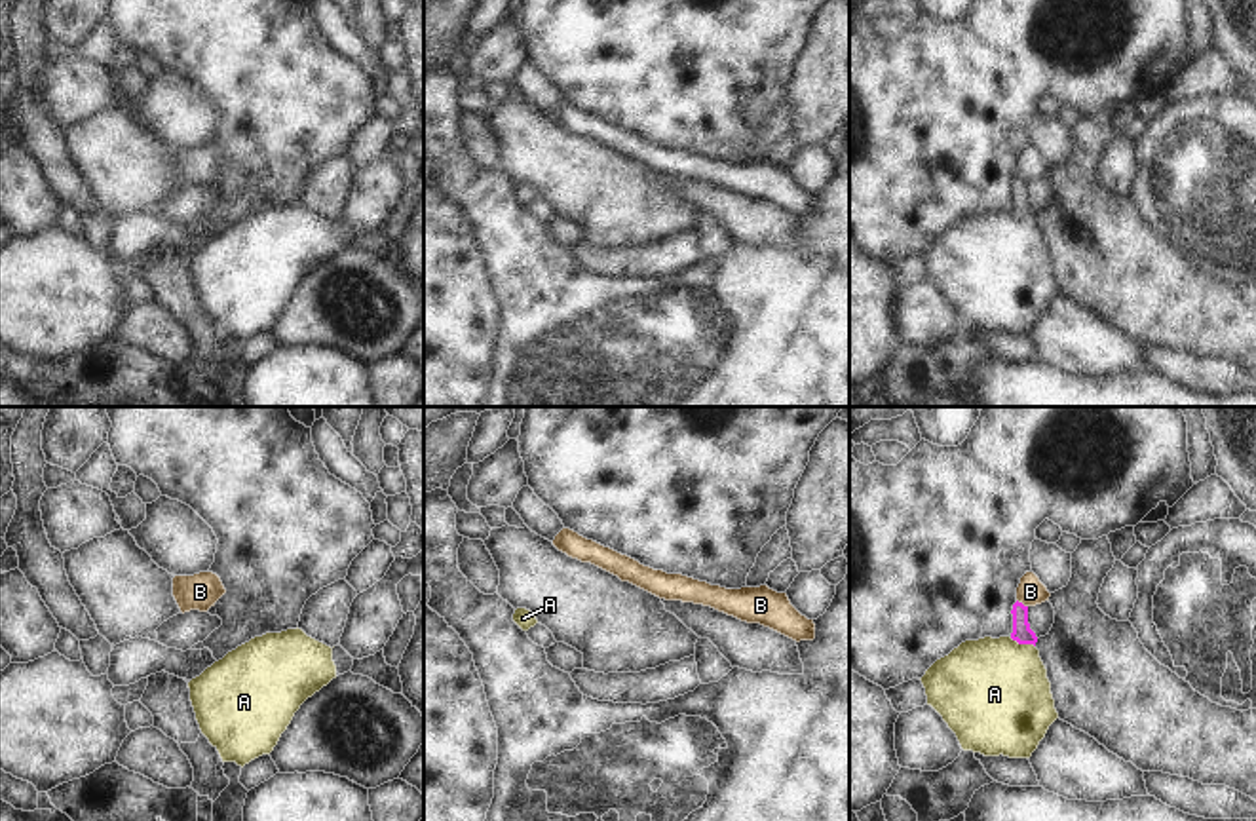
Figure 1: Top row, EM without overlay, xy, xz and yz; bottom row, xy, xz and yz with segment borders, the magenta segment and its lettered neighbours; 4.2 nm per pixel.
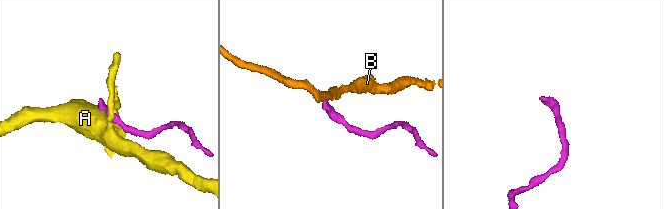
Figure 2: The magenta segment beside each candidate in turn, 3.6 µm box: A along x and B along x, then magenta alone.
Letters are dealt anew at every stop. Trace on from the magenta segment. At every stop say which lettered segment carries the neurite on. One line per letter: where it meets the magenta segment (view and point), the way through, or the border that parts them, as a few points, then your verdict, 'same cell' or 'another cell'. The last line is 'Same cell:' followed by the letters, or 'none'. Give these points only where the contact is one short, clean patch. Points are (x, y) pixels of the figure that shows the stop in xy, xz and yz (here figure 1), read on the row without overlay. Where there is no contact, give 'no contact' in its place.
A: yz (1023, 217) | along yz (1009, 211), (1034, 221) | another cell
B: yz (1021, 177) | along yz (1017, 173), (1027, 181) | another cell
Same cell: none

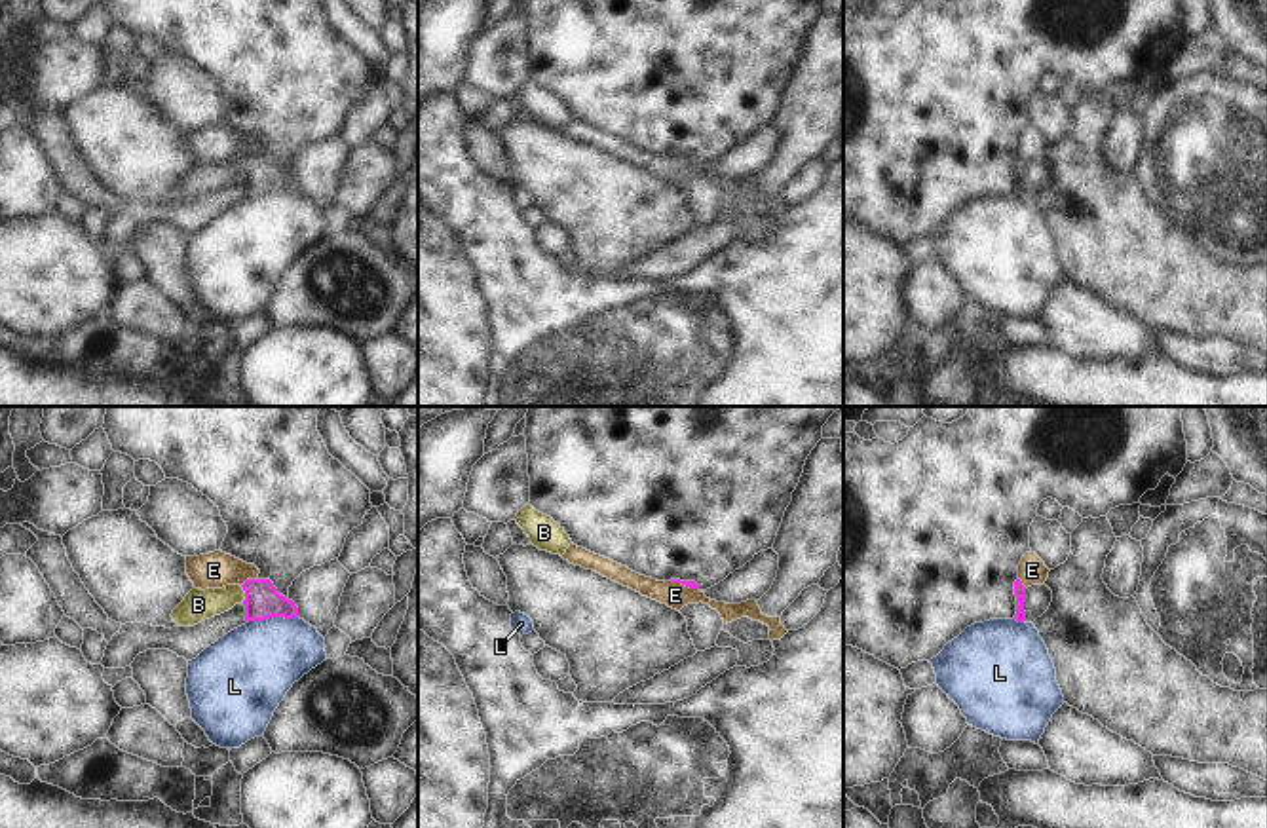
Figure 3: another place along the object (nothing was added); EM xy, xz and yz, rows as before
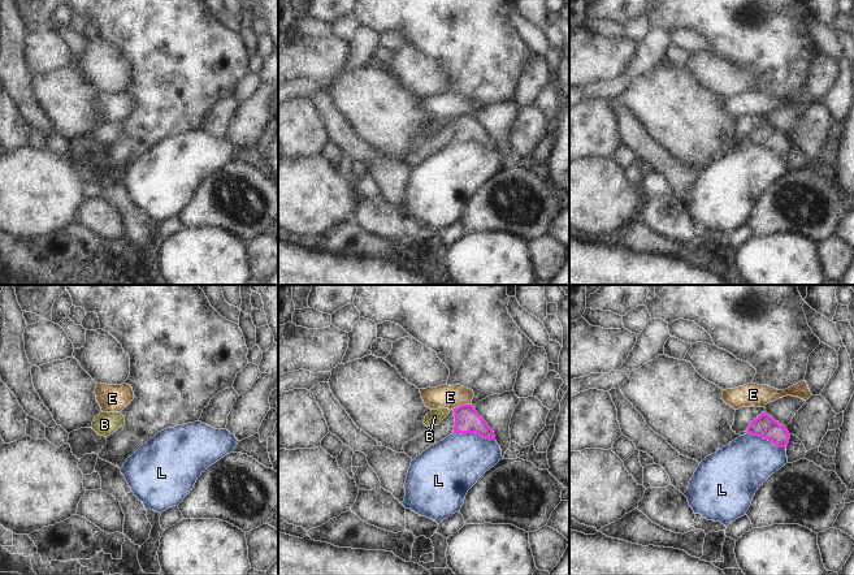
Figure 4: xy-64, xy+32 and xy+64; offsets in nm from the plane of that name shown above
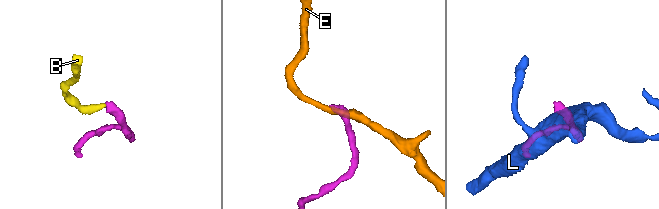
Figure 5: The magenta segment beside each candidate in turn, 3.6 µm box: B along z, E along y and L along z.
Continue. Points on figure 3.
B: xy (245, 168) | across xy (263, 175), (255, 168), (245, 168), (198, 179) | same cell
E: xy (247, 154) | along xy (255, 152), (242, 160) | another cell
L: xy (272, 190) | along xy (297, 190), (251, 194), (247, 198) | another cell
Same cell: B

